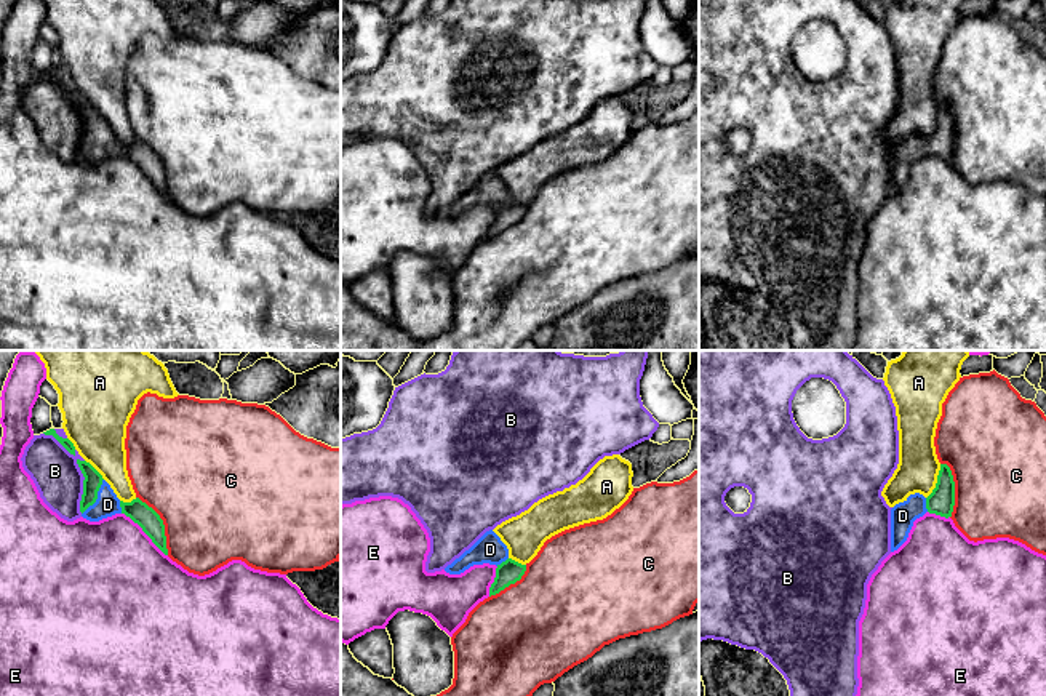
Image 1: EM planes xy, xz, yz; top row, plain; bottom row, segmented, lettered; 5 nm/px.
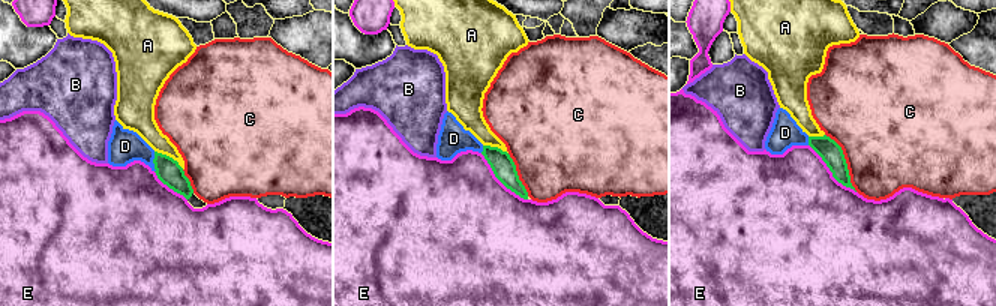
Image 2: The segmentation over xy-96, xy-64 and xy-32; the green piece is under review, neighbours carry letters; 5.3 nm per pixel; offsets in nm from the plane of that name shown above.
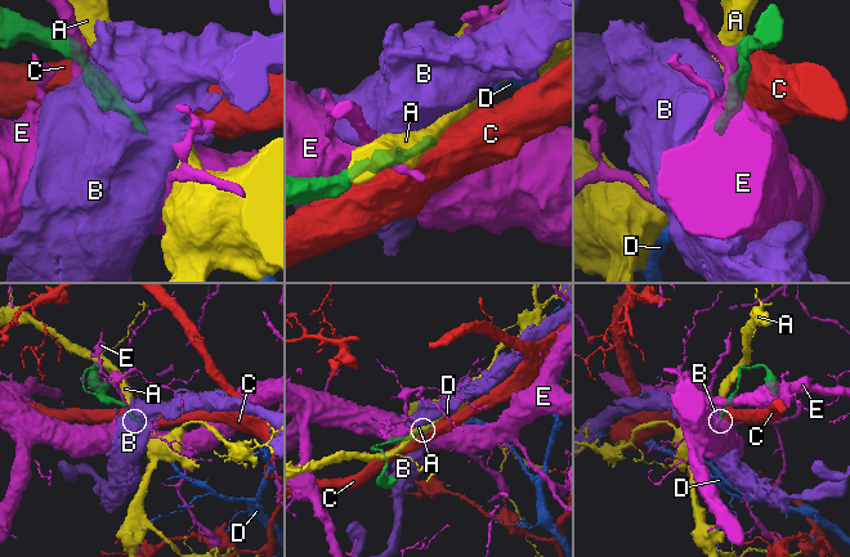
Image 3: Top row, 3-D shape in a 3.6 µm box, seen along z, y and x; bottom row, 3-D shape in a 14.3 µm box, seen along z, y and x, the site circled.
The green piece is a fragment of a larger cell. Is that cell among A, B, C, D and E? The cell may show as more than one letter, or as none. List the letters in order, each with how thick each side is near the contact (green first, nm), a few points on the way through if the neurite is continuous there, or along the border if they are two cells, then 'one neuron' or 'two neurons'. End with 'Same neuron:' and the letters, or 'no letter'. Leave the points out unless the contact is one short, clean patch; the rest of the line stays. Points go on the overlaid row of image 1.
A: 140 nm thick on the green side, 200 nm on the other; two neurons
B: 90 nm thick on the green side, 240 nm on the other; border along xy (77, 458), (77, 466), (83, 477), (82, 512); two neurons
C: 110 nm thick on the green side, 480 nm on the other; two neurons
D: 90 nm thick on the green side, 120 nm on the other; one neuron
E: 110 nm thick on the green side, 500 nm on the other; two neurons
Same neuron: D

